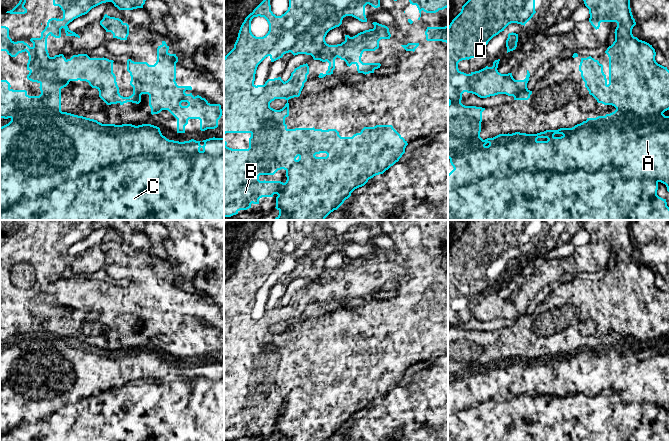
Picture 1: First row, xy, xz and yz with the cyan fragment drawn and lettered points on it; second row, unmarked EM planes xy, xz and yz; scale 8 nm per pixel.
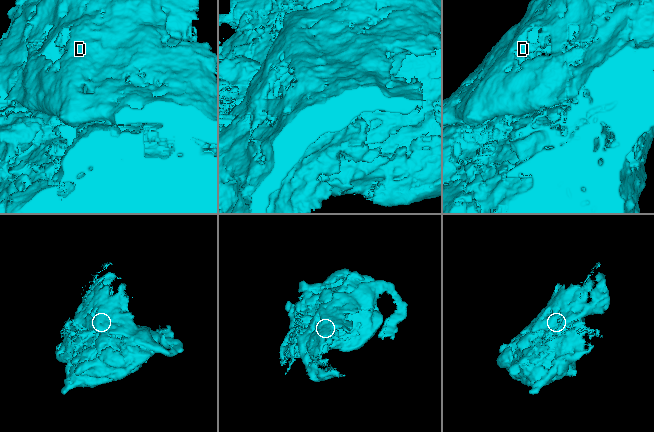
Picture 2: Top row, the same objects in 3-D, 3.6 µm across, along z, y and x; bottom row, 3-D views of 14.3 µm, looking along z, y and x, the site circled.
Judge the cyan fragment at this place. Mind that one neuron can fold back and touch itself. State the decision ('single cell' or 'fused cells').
single cell

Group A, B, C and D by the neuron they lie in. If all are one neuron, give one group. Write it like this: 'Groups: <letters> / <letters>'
Groups: A B C D

